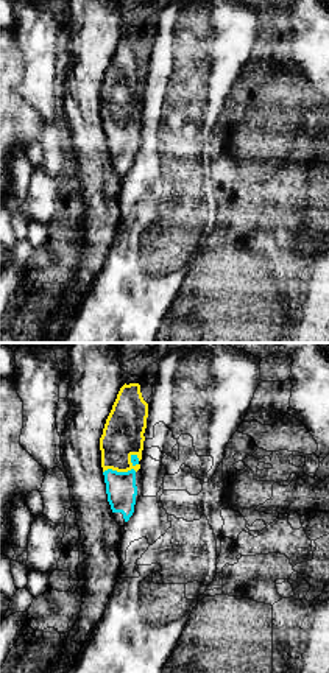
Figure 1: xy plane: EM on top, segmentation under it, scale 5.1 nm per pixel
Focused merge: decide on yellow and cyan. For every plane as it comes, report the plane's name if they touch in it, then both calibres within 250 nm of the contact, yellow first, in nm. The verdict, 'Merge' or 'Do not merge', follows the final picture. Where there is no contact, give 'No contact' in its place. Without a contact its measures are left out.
Touches yellow in xy. Thickness 220 nm (yellow) against 160 nm

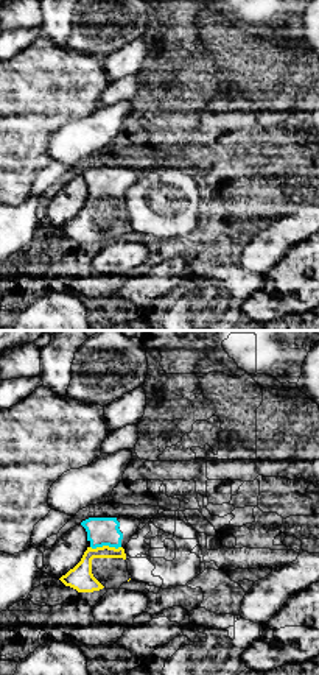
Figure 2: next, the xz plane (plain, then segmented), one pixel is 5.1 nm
Touches yellow in xz. Thickness 130 nm (yellow) against 140 nm

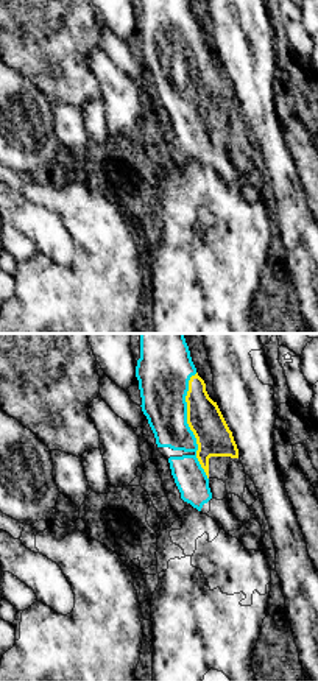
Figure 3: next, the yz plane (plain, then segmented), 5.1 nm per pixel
Touches yellow in yz. Thickness 190 nm (yellow) against 240 nm

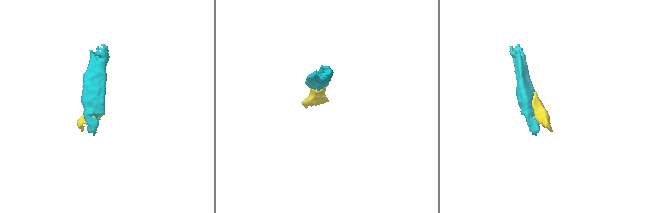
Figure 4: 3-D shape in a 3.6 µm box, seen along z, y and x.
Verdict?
Merge

